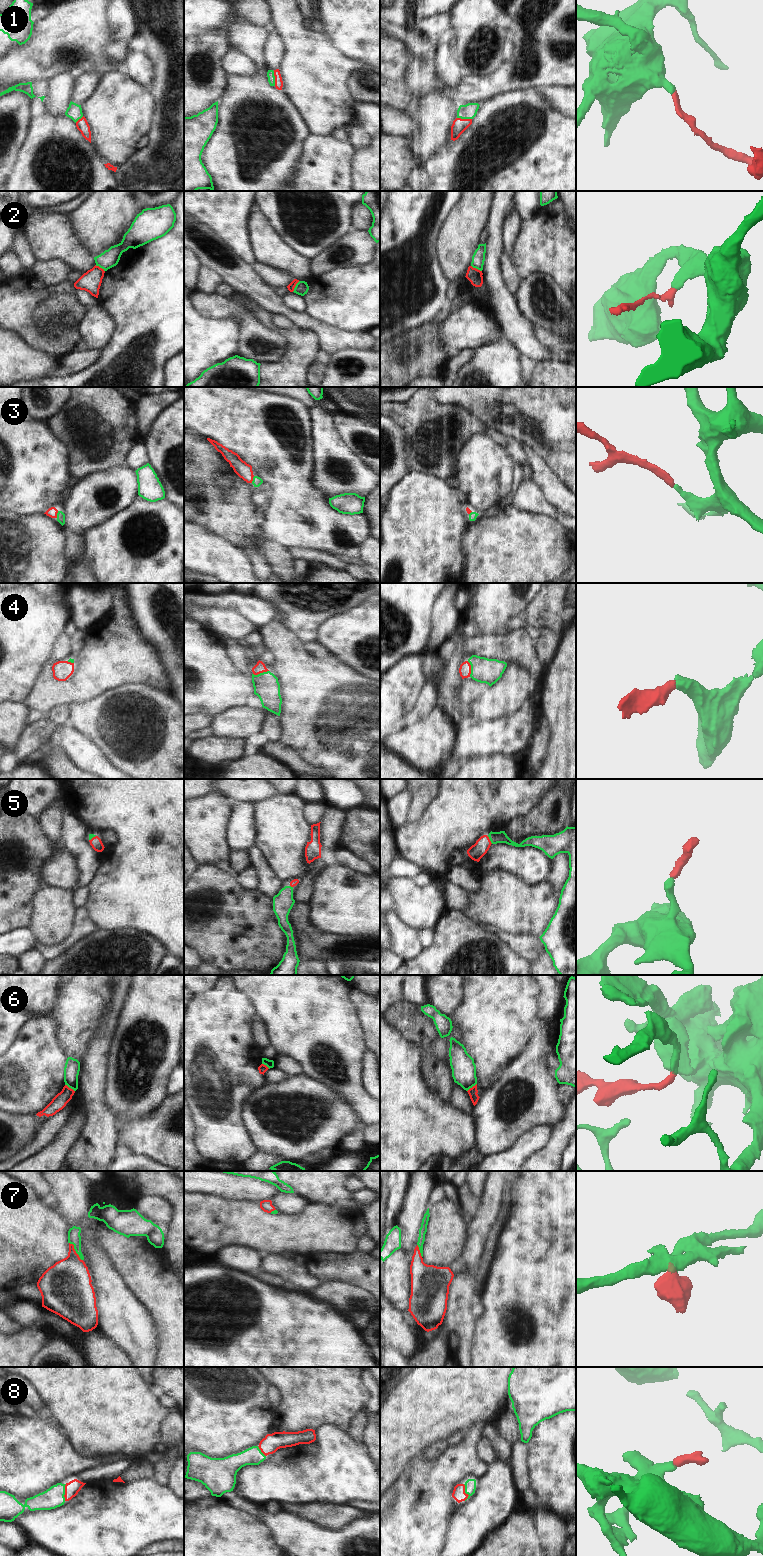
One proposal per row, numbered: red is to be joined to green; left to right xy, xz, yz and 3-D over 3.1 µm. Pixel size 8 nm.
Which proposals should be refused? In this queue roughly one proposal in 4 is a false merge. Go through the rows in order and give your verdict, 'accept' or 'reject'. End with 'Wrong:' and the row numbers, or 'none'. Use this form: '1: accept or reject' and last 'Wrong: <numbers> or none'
1: accept
2: reject
3: accept
4: accept
5: accept
6: reject
7: accept
8: accept
Wrong: 2, 6

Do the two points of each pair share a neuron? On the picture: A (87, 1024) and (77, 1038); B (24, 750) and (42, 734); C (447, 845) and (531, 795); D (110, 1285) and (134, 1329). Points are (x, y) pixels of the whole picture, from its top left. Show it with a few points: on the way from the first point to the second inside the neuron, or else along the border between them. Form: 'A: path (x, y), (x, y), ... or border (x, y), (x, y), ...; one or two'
A: path (84, 1027), (77, 1035); one
B: path (28, 746), (38, 736); one
C: path (468, 824), (497, 795), (510, 795); one
D: path (112, 1296), (118, 1312), (123, 1318); one

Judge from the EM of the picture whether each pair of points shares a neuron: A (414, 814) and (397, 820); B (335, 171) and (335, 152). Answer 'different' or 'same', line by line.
A: different
B: same

